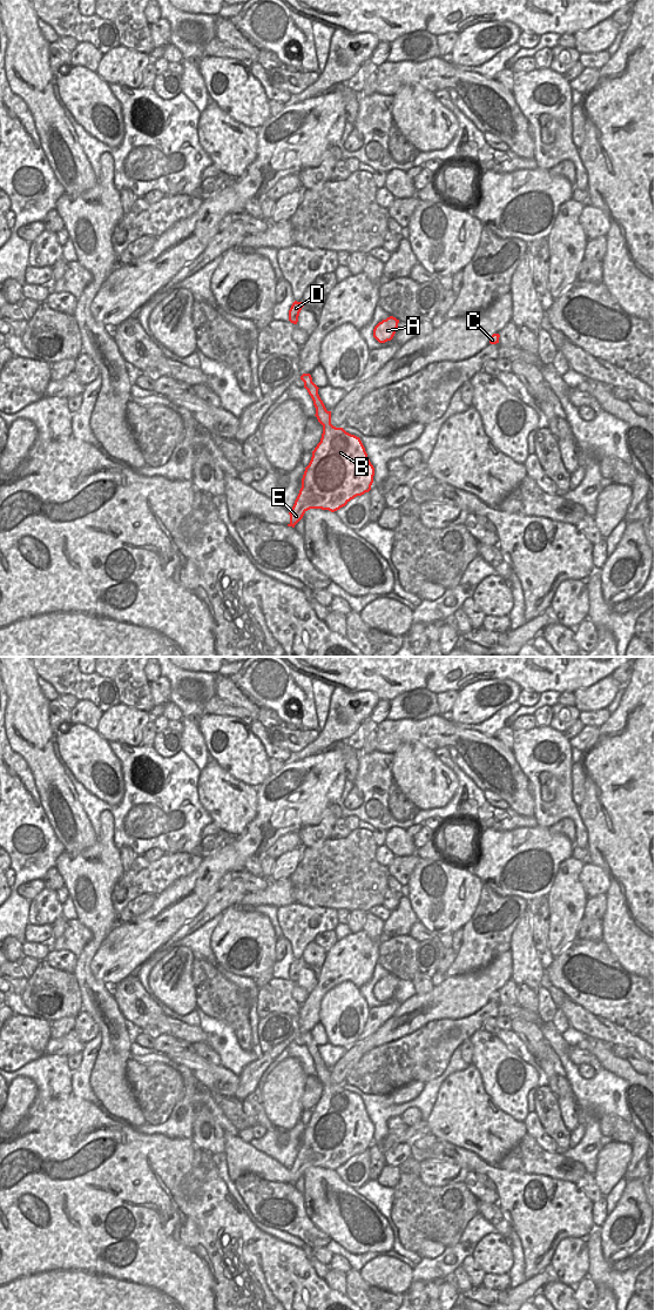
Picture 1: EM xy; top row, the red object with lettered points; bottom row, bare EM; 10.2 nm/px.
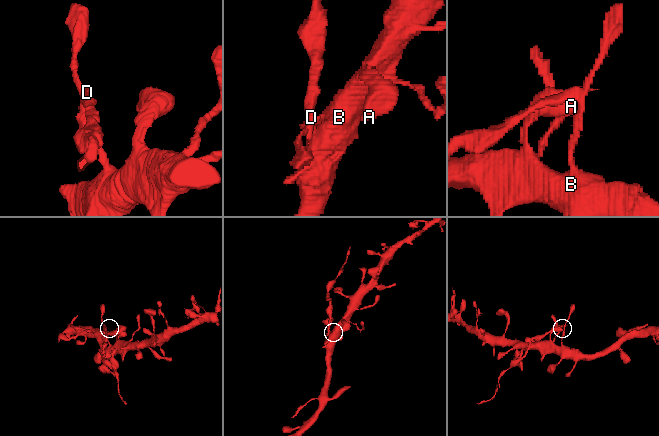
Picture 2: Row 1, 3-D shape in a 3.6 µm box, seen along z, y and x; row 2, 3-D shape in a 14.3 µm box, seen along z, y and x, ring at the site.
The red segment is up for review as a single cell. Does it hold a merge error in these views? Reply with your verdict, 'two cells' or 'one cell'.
two cells

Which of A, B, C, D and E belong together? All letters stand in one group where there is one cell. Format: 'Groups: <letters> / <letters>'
Groups: A B C E / D.

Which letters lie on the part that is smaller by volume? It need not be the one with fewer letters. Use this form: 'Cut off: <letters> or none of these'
Cut off: D

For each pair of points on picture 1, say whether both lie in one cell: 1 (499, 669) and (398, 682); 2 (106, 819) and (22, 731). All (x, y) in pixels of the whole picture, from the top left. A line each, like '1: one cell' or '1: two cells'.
1: one cell
2: two cells

